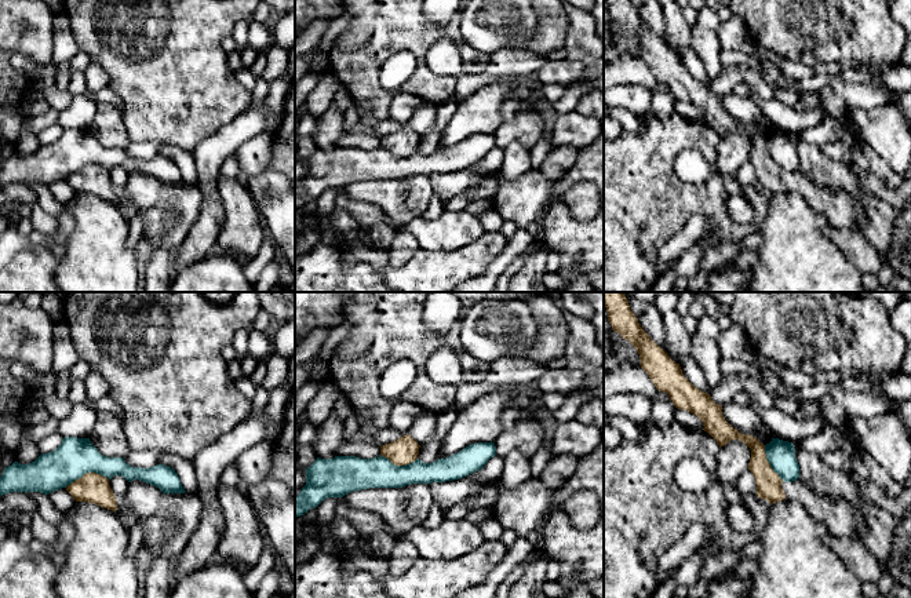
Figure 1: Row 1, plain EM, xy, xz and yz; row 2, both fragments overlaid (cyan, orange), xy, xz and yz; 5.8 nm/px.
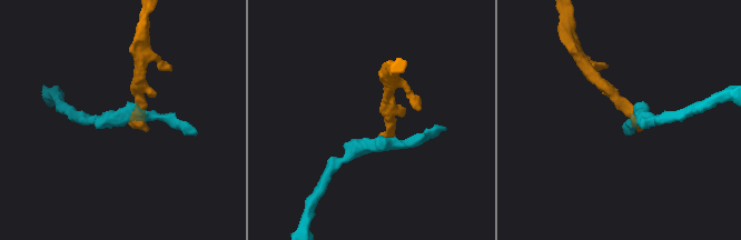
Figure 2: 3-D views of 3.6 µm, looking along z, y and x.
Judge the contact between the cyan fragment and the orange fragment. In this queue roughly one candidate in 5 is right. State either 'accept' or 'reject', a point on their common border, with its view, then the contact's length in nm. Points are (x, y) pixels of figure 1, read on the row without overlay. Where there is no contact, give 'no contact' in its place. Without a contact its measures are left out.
reject | xy (86, 164) | 260 nm

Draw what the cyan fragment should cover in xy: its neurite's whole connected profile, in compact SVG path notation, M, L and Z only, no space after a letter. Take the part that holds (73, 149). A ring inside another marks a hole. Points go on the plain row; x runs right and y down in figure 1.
M65 128L52 143L41 145L29 156L14 153L0 168L0 187L10 183L41 183L48 186L66 179L87 164L96 164L108 171L114 167L157 178L165 185L185 185L178 165L164 156L142 160L131 158L124 149L108 149L98 143L90 130Z

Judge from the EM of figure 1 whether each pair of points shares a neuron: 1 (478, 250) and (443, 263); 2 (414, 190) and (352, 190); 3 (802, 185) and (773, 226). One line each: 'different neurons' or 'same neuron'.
1: same neuron
2: same neuron
3: different neurons

